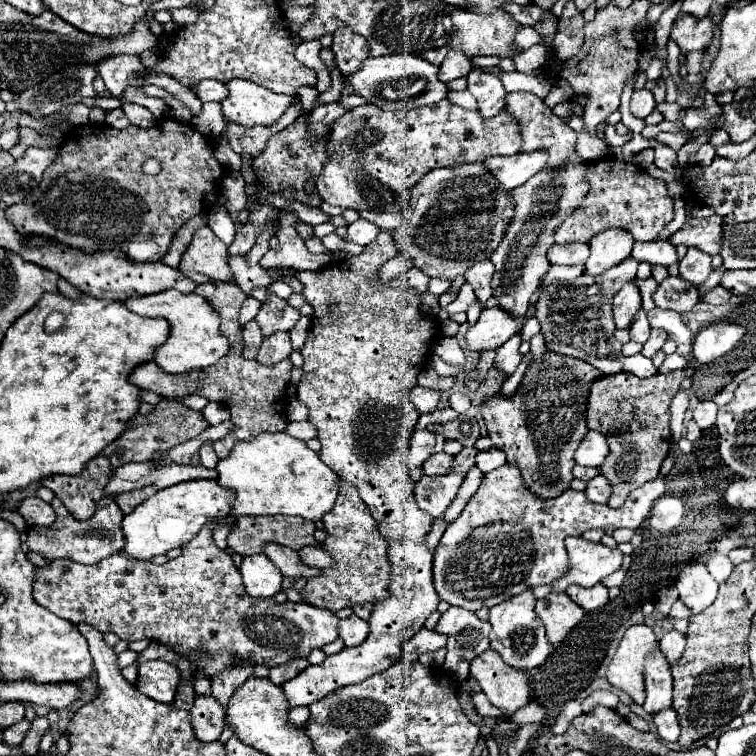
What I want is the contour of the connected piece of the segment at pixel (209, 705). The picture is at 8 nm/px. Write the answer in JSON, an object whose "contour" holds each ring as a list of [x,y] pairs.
{"contour":[[[198,695],[194,707],[190,711],[192,727],[200,741],[216,741],[224,729],[224,707],[212,699],[212,695],[202,697]]]}

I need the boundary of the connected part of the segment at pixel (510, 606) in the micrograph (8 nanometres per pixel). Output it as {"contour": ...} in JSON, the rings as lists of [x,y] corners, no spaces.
{"contour":[[[528,589],[522,595],[514,595],[512,599],[492,607],[490,609],[490,619],[488,619],[490,625],[492,625],[490,647],[496,653],[500,653],[500,657],[508,665],[524,669],[524,671],[542,665],[546,661],[546,657],[550,655],[550,651],[552,651],[552,645],[548,643],[548,639],[544,635],[544,627],[542,627],[538,615],[534,611],[534,603],[536,603],[536,597]]]}

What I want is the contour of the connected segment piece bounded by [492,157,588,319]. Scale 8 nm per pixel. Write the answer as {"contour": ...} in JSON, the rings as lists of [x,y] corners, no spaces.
{"contour":[[[572,159],[554,169],[546,169],[536,173],[524,185],[512,191],[514,197],[514,219],[500,243],[500,247],[492,255],[492,263],[496,267],[492,277],[494,297],[498,305],[512,315],[524,315],[528,311],[530,295],[538,289],[540,279],[550,269],[550,261],[546,257],[548,249],[554,245],[554,233],[564,223],[564,219],[582,203],[588,193],[588,179],[586,179],[586,161]]]}

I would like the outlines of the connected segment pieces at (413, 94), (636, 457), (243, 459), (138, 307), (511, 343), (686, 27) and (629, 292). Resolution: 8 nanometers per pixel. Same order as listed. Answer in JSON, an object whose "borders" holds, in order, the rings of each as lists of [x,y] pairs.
{"borders":[[[[394,53],[384,57],[370,57],[362,63],[360,71],[356,75],[348,77],[348,83],[356,89],[358,95],[372,101],[372,105],[378,105],[380,109],[416,109],[422,105],[434,105],[442,101],[448,93],[448,87],[438,79],[438,65],[428,63],[422,57],[416,57],[412,53]]],[[[686,371],[656,373],[640,379],[632,373],[616,373],[596,379],[588,397],[588,427],[606,435],[610,453],[600,473],[612,483],[610,507],[624,505],[630,491],[658,477],[660,465],[670,449],[670,401],[680,391]]],[[[260,433],[254,441],[242,441],[236,443],[228,459],[222,459],[218,463],[218,483],[222,487],[234,489],[236,501],[232,515],[296,515],[308,521],[320,521],[324,513],[328,513],[340,493],[338,487],[338,475],[322,463],[318,453],[306,447],[304,441],[292,439],[290,435],[284,433]]],[[[168,289],[154,295],[144,297],[132,297],[126,299],[124,305],[140,313],[144,317],[164,317],[170,323],[170,337],[168,341],[156,351],[154,361],[166,371],[166,373],[186,373],[192,369],[204,369],[220,361],[228,353],[228,339],[220,333],[220,315],[212,309],[212,305],[196,295],[196,293],[180,293],[176,289]]],[[[520,333],[514,335],[512,339],[508,339],[508,343],[504,343],[500,349],[498,349],[498,355],[494,359],[494,367],[504,371],[506,375],[512,375],[516,371],[516,367],[520,365],[522,361],[522,355],[518,353],[518,347],[520,347],[522,339],[520,339]]],[[[686,13],[676,19],[670,37],[678,43],[678,47],[684,53],[696,51],[696,49],[704,51],[712,43],[714,29],[716,29],[716,23],[712,21],[710,15],[706,15],[704,19],[694,19],[694,15]]],[[[626,283],[618,295],[614,297],[614,319],[616,319],[616,327],[618,329],[626,329],[630,327],[636,311],[642,307],[642,299],[640,299],[640,291],[638,285]]]]}

